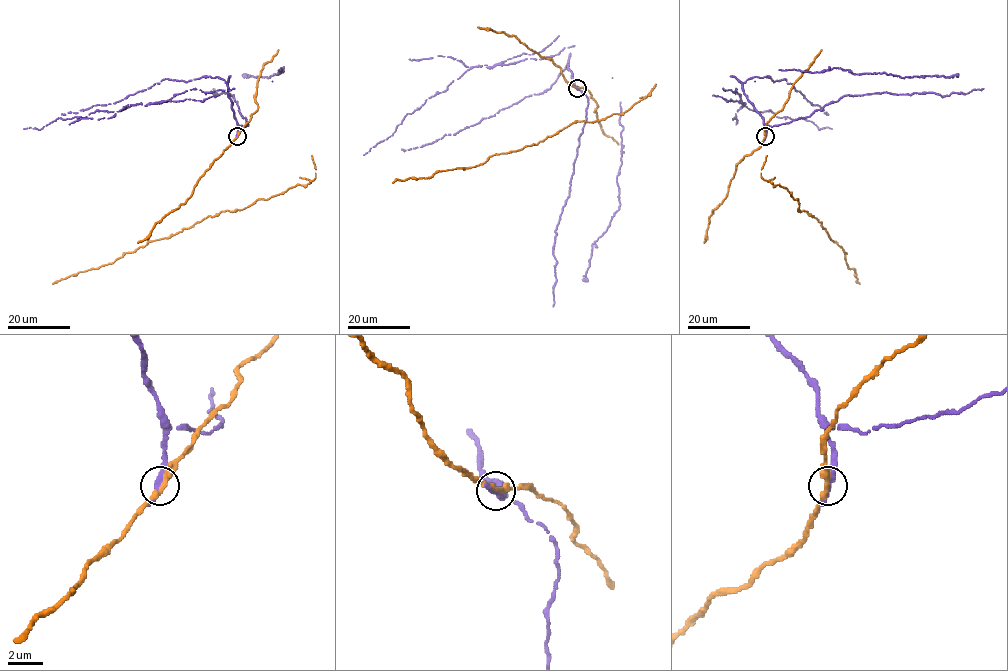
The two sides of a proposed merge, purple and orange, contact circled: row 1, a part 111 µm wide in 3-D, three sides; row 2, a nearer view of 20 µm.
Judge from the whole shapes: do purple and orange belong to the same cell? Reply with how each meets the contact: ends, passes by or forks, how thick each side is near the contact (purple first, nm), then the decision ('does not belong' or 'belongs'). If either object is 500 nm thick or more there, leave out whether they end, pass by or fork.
purple passes by | orange passes by | 320/340 nm | does not belong

